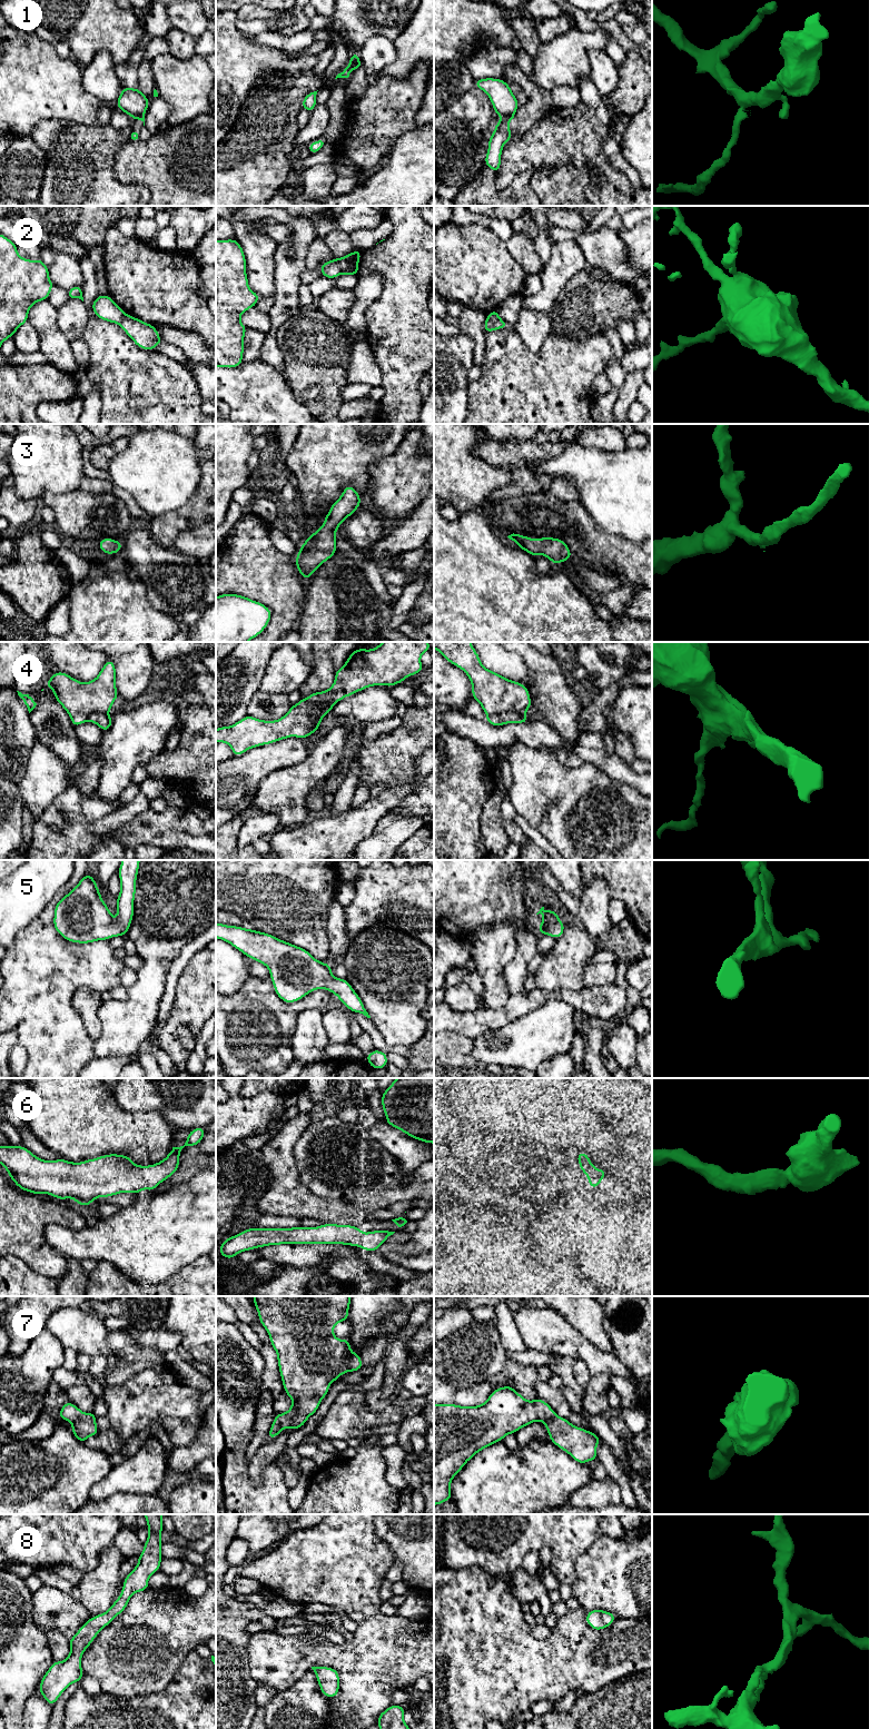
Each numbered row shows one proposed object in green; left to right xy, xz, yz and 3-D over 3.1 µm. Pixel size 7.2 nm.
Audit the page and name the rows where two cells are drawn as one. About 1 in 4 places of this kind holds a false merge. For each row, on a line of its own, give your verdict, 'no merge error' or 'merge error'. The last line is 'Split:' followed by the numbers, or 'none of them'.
1: merge error
2: merge error
3: no merge error
4: merge error
5: no merge error
6: no merge error
7: no merge error
8: no merge error
Split: 1, 2, 4

